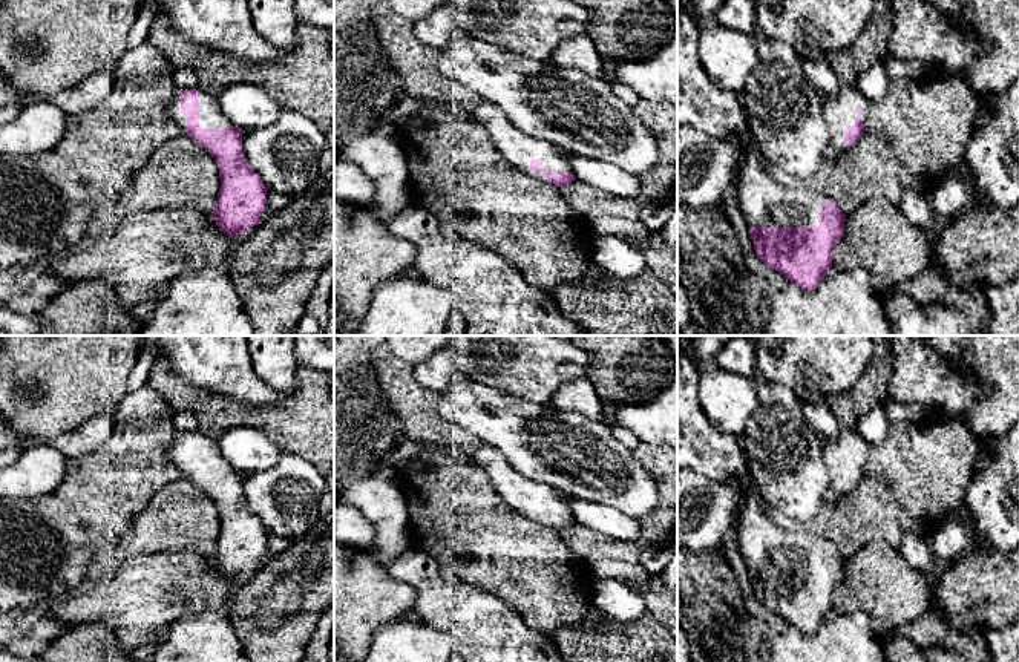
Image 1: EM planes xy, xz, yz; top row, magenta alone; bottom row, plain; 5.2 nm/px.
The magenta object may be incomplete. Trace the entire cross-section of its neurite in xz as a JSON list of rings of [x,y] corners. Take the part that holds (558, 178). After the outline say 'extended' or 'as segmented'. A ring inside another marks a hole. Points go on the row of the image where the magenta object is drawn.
[[[484,100],[464,107],[487,130],[507,162],[524,175],[558,187],[576,179],[564,152],[547,141],[524,133],[510,123],[501,109]]]; extended

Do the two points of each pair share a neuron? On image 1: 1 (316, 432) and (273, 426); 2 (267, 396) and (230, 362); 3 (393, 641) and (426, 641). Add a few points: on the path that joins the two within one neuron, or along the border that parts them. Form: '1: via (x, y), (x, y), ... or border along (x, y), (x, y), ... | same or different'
1: via (305, 426), (284, 426) | same
2: via (258, 389), (239, 371) | same
3: via (400, 641), (419, 641) | same

